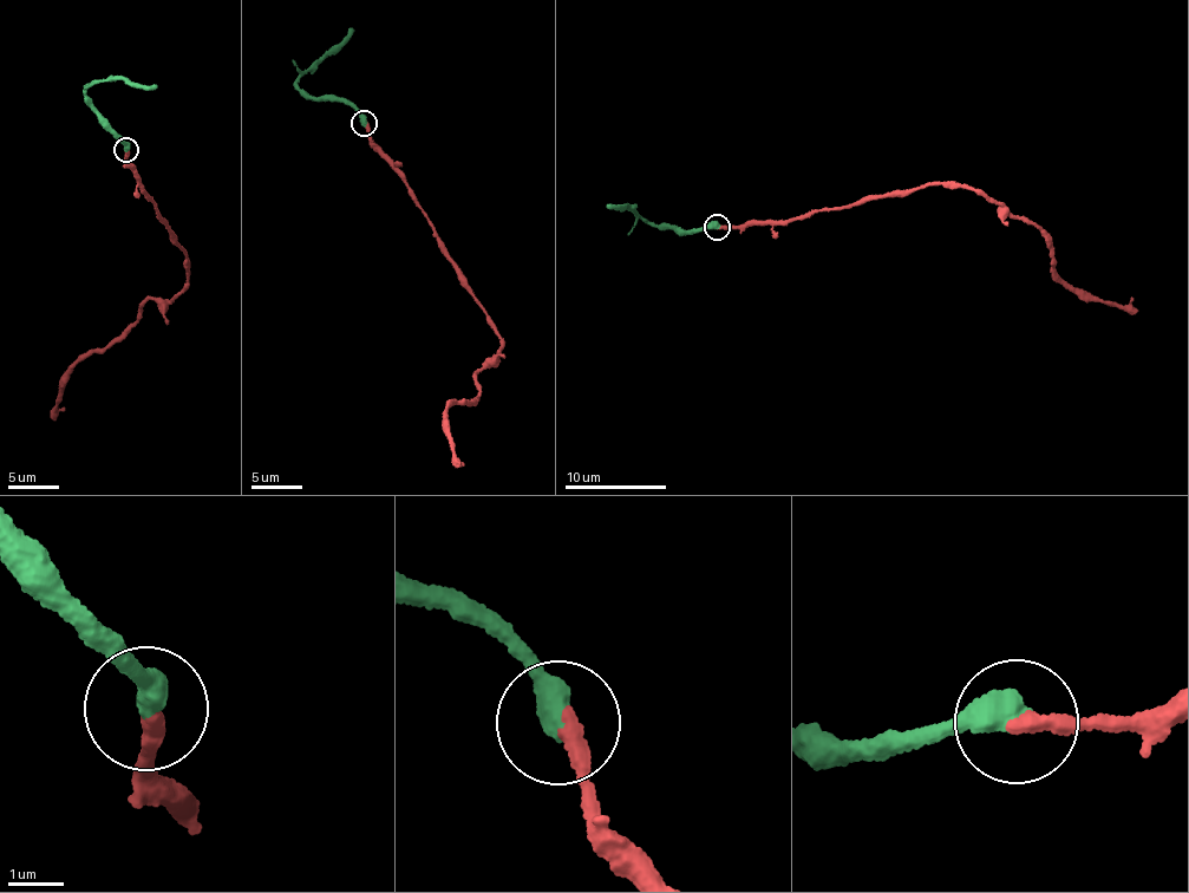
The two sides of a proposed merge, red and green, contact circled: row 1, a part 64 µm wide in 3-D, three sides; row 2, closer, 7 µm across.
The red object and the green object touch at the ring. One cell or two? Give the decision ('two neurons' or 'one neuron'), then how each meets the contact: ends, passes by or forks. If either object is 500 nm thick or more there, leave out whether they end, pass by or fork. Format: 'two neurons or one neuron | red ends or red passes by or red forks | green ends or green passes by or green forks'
one neuron

